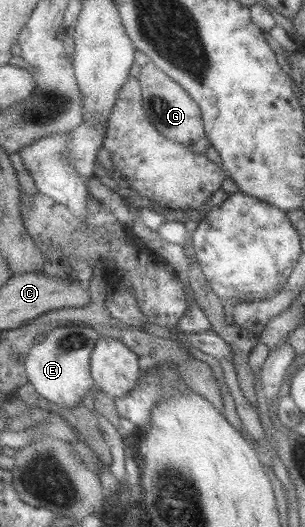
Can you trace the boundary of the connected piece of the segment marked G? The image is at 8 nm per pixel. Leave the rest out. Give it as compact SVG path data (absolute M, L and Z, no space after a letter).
M151 61L140 66L138 83L144 112L154 124L153 128L163 138L184 144L188 151L196 152L197 155L205 155L205 150L210 142L205 135L199 107L193 102L193 99Z

